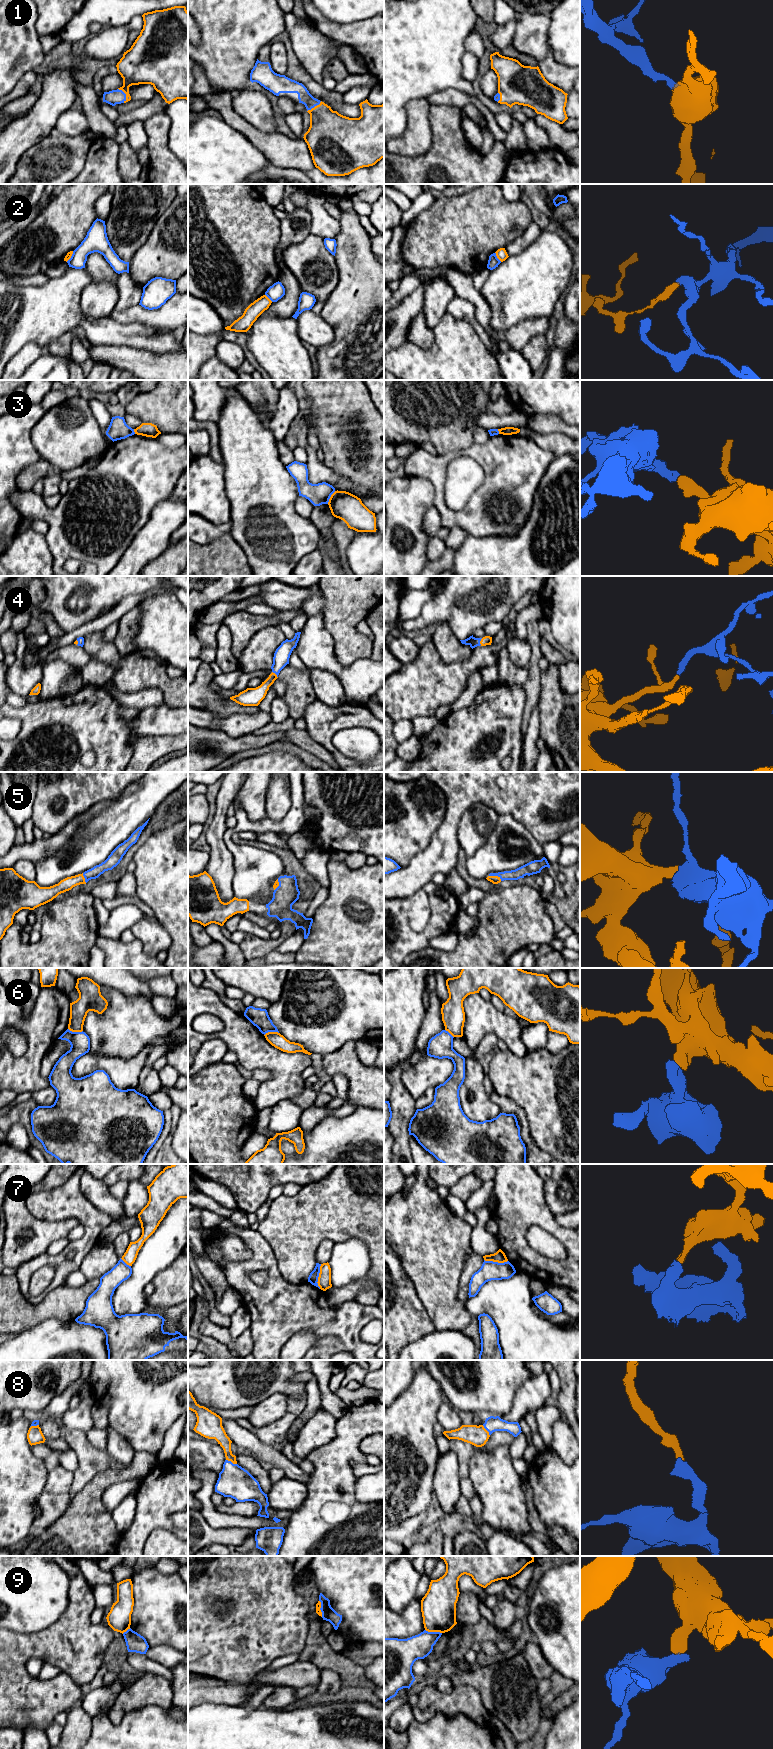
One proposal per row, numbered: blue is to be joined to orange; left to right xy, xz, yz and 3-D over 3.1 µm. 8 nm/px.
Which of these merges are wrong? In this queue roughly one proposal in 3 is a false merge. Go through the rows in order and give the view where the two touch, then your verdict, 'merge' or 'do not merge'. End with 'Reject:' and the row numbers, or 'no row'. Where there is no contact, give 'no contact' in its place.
1: meets orange in xy; merge
2: meets orange in yz; do not merge
3: meets orange in xz; do not merge
4: meets orange in xz; merge
5: meets orange in yz; merge
6: meets orange in xy; do not merge
7: meets orange in xz; do not merge
8: meets orange in xz; merge
9: meets orange in yz; do not merge
Reject: 2, 3, 6, 7, 9

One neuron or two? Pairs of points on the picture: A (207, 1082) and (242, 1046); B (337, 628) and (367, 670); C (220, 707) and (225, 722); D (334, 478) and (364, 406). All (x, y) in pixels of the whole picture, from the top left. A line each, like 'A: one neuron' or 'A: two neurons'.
A: two neurons
B: two neurons
C: two neurons
D: two neurons

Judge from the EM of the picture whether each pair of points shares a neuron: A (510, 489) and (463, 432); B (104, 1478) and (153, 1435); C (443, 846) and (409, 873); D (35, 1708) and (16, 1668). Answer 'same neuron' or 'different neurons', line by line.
A: different neurons
B: different neurons
C: same neuron
D: same neuron

